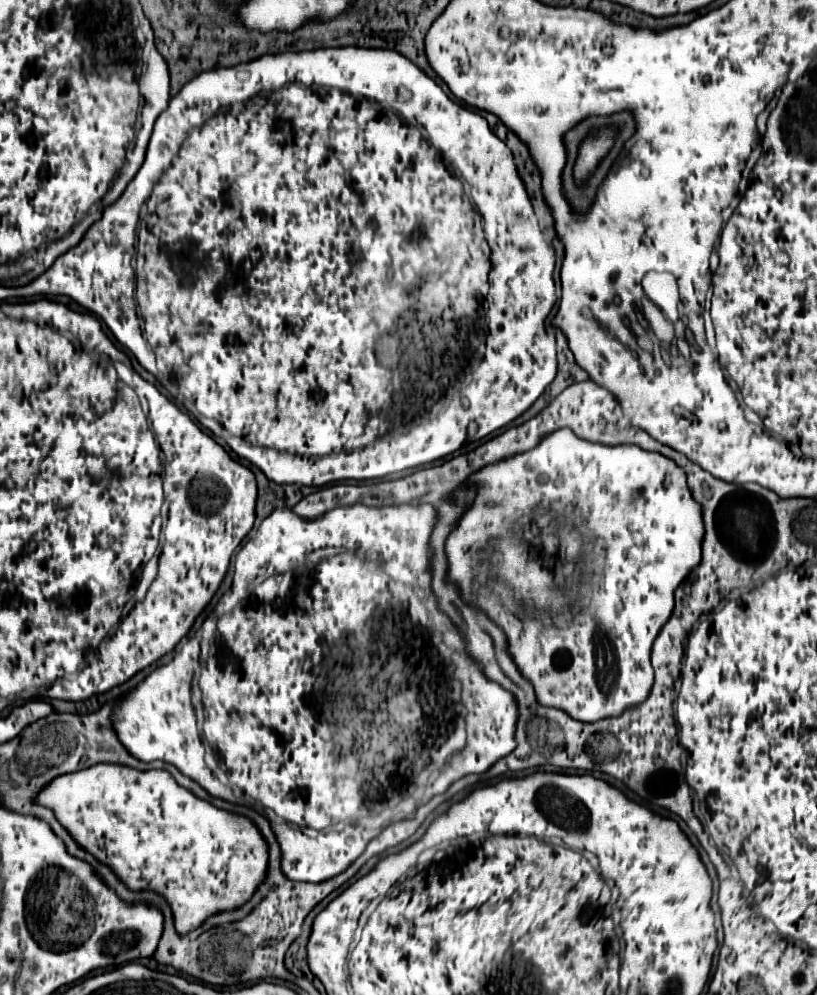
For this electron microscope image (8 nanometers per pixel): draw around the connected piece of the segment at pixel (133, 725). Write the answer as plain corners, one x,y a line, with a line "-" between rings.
188,641
184,643
174,655
174,659
162,667
158,667
152,675
146,677
146,681
142,681
116,709
112,715
112,723
114,729
122,741
122,745
138,759
142,761
154,761
154,759
162,759
166,763
176,765
184,775
188,775
190,779
194,779
196,783
200,783
210,795
214,797
222,797
226,801
230,801
230,787
222,785
216,775
206,767
204,763
204,743
200,739
200,729
196,723
196,715
194,715
194,705
192,705
192,679
196,677
196,673
200,671
200,651
196,651
196,643

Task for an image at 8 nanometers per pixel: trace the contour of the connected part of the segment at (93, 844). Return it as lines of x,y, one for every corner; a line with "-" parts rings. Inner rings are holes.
96,763
90,769
84,769
84,771
78,771
78,773
68,773
68,775
62,775
62,777
56,777
54,781
50,781
50,785
46,785
46,789
42,789
42,793
38,793
38,805
48,805
48,809
54,809
54,815
58,817
58,823
70,833
70,837
74,837
74,841
78,841
78,845
84,847
86,853
94,855
98,861
108,865
112,869
112,873
130,891
156,891
158,895
166,897
166,901
172,909
172,915
174,915
174,923
176,923
174,927
182,935
198,929
206,919
210,919
216,913
232,911
232,909
238,909
244,903
248,903
252,899
252,893
256,893
256,889
264,883
266,873
268,873
268,843
264,841
264,837
262,837
260,829
254,825
254,821
250,817
240,815
240,813
218,809
212,803
198,799
192,791
180,787
174,781
174,777
164,769
138,771
138,769
132,769
132,767
126,767
126,765

